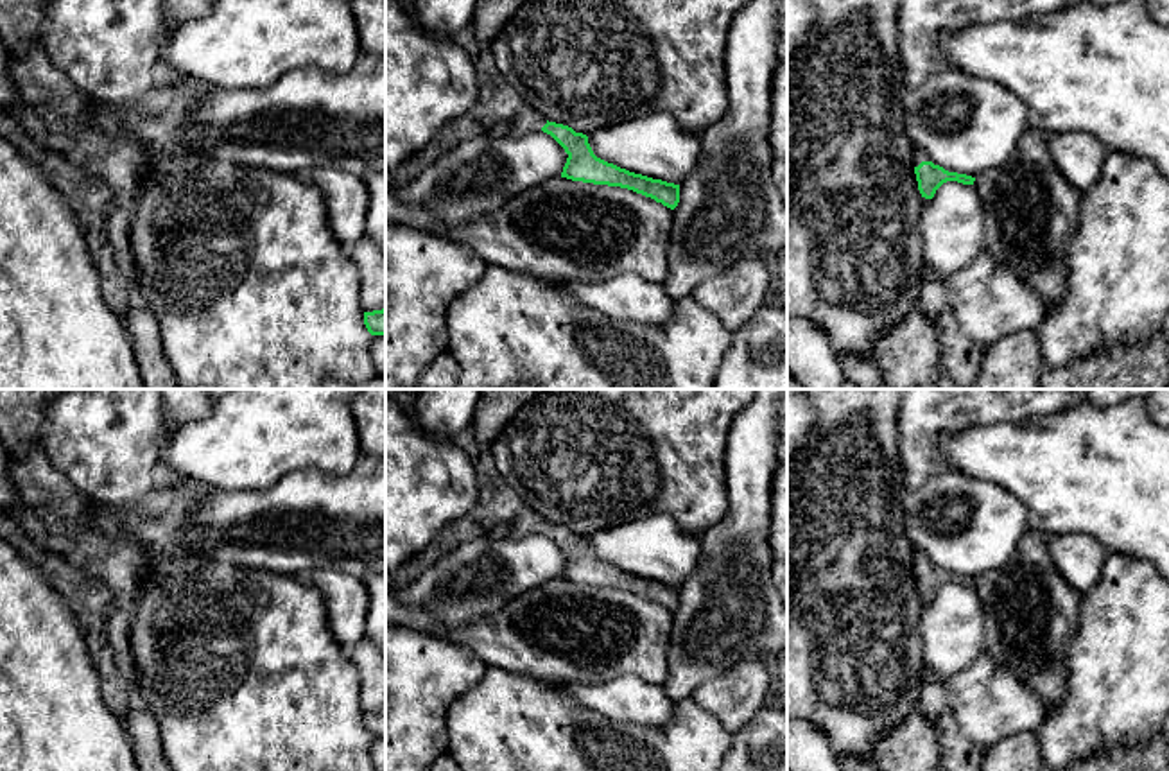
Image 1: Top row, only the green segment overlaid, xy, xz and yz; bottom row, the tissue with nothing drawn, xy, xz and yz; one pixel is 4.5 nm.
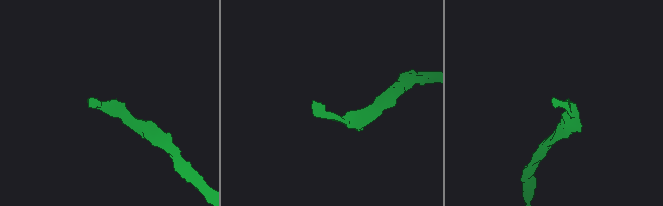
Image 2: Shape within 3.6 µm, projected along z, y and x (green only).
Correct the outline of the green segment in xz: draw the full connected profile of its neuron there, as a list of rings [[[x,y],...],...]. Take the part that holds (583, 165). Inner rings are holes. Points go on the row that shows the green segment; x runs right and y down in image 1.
[[[520,109],[506,126],[506,134],[524,136],[527,133],[550,134],[568,154],[561,178],[593,185],[620,186],[642,194],[674,210],[680,203],[680,185],[653,179],[629,172],[597,158],[588,143],[588,136],[572,127],[549,122],[533,109]]]

